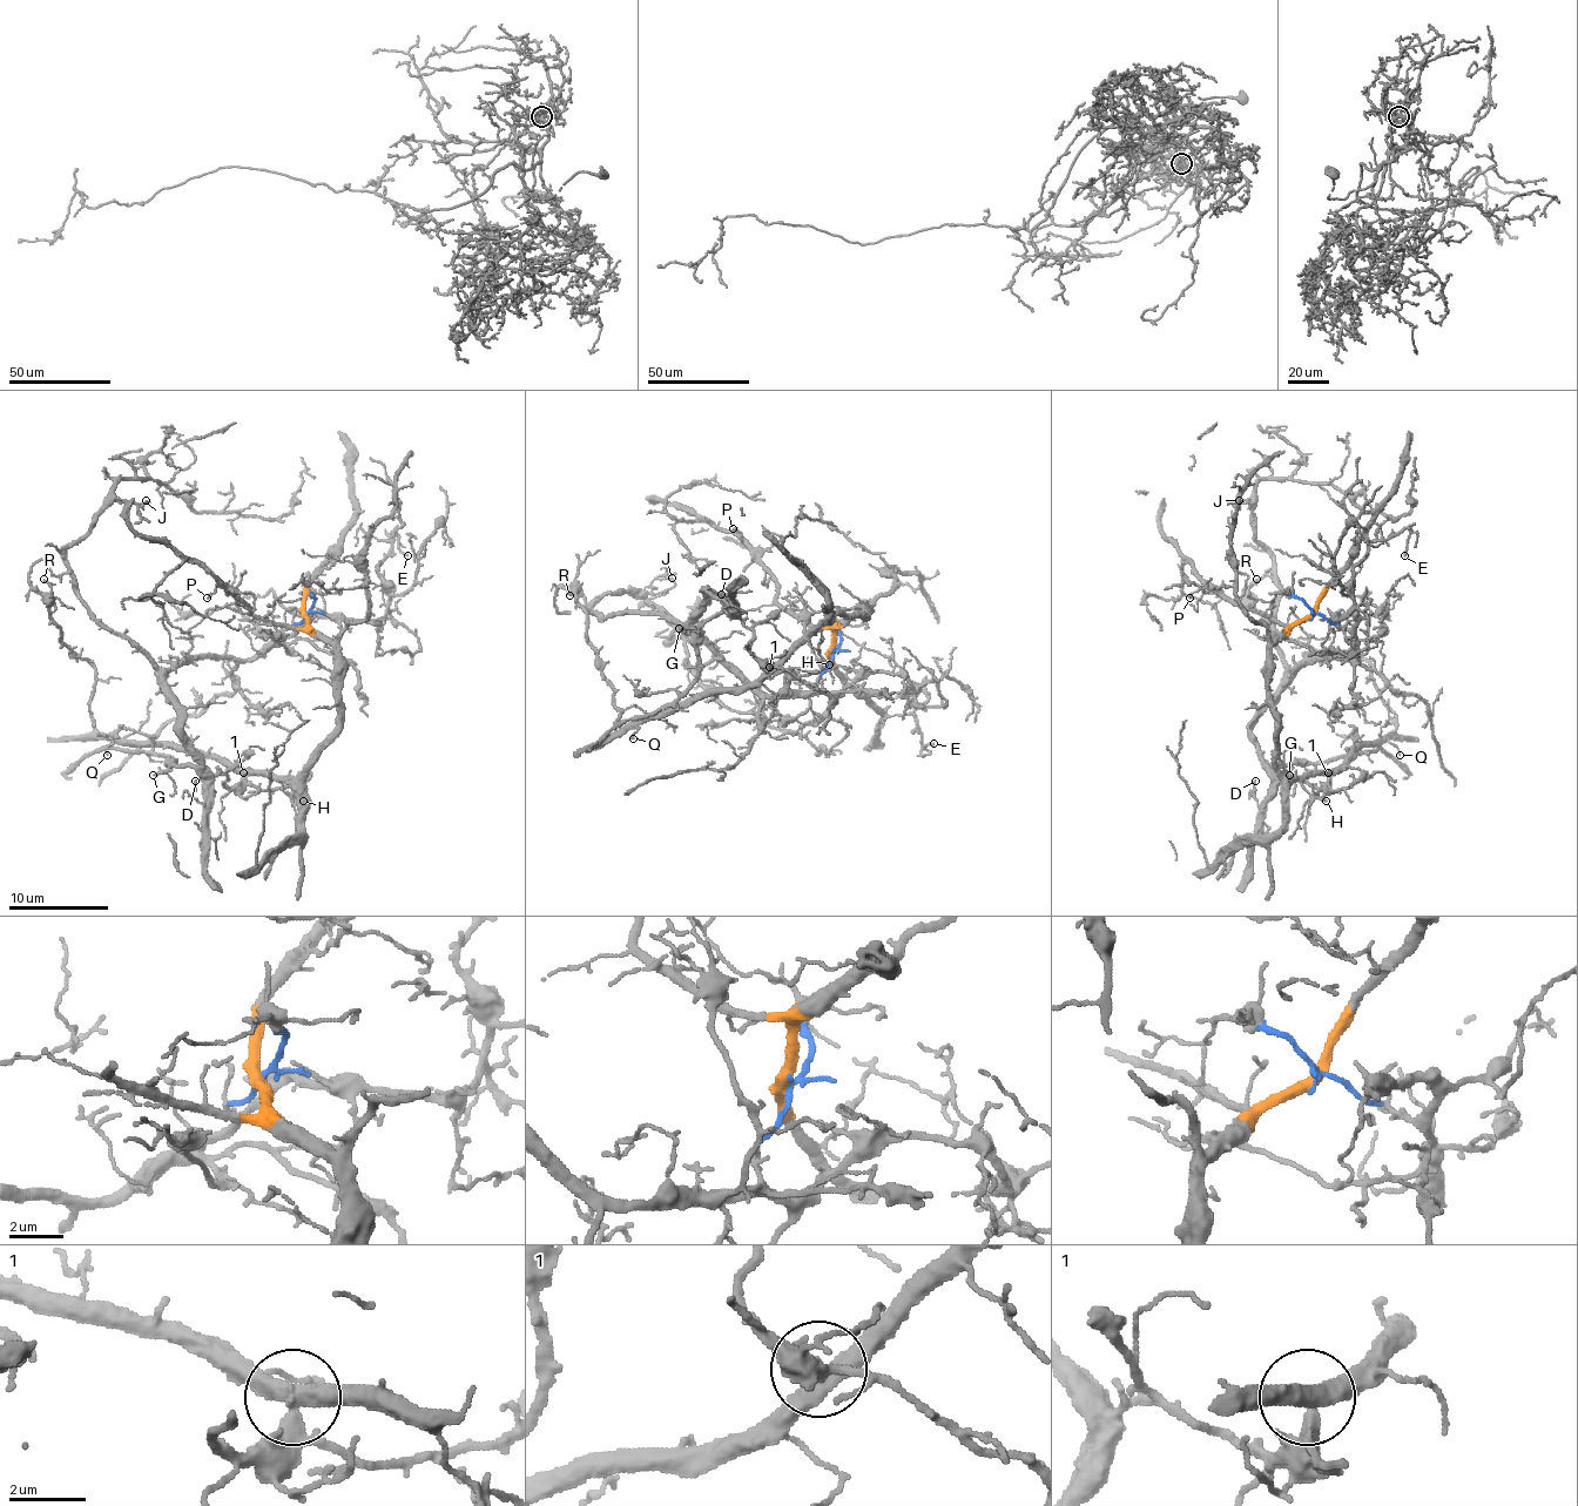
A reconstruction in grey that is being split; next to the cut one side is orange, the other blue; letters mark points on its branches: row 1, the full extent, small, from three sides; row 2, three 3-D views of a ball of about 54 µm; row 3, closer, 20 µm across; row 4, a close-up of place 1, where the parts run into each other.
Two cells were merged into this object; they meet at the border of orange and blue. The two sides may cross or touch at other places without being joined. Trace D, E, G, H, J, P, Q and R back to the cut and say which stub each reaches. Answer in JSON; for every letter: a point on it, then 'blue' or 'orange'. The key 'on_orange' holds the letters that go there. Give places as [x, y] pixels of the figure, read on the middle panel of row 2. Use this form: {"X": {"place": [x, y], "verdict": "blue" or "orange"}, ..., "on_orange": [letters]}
{"D": {"place": [721, 594], "verdict": "blue"}, "E": {"place": [934, 743], "verdict": "blue"}, "G": {"place": [679, 628], "verdict": "blue"}, "H": {"place": [829, 664], "verdict": "orange"}, "J": {"place": [672, 578], "verdict": "blue"}, "P": {"place": [733, 528], "verdict": "orange"}, "Q": {"place": [633, 738], "verdict": "orange"}, "R": {"place": [570, 595], "verdict": "orange"}, "on_orange": ["H", "P", "Q", "R"]}

